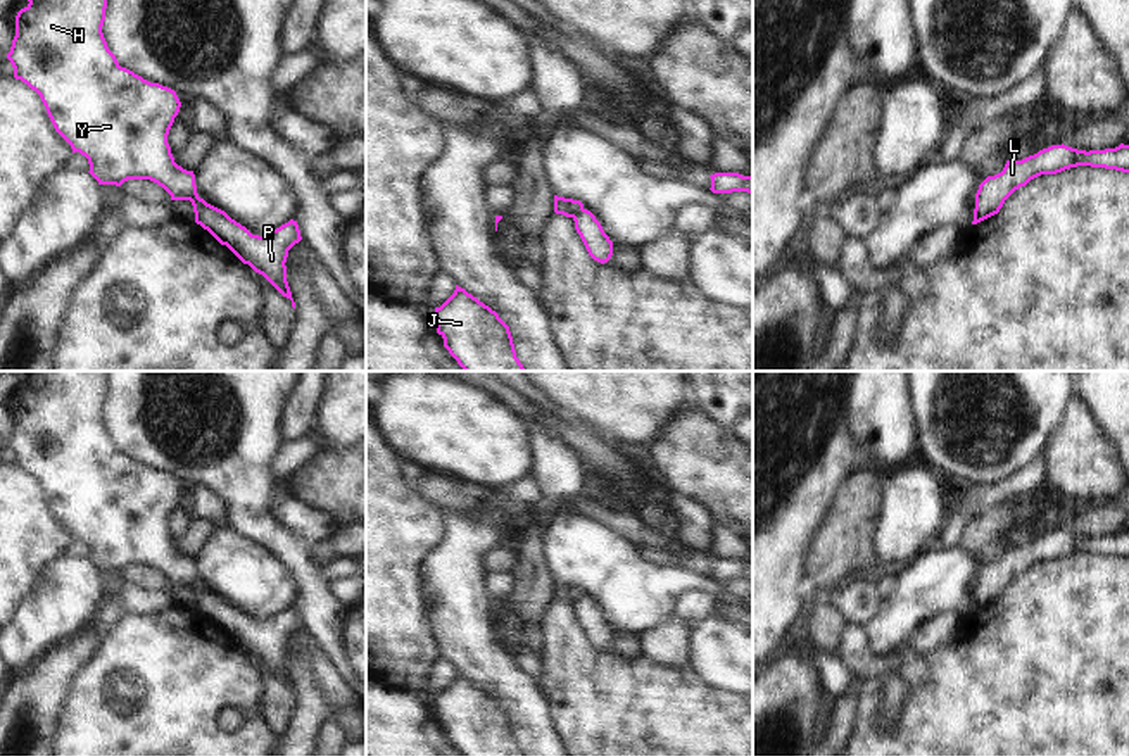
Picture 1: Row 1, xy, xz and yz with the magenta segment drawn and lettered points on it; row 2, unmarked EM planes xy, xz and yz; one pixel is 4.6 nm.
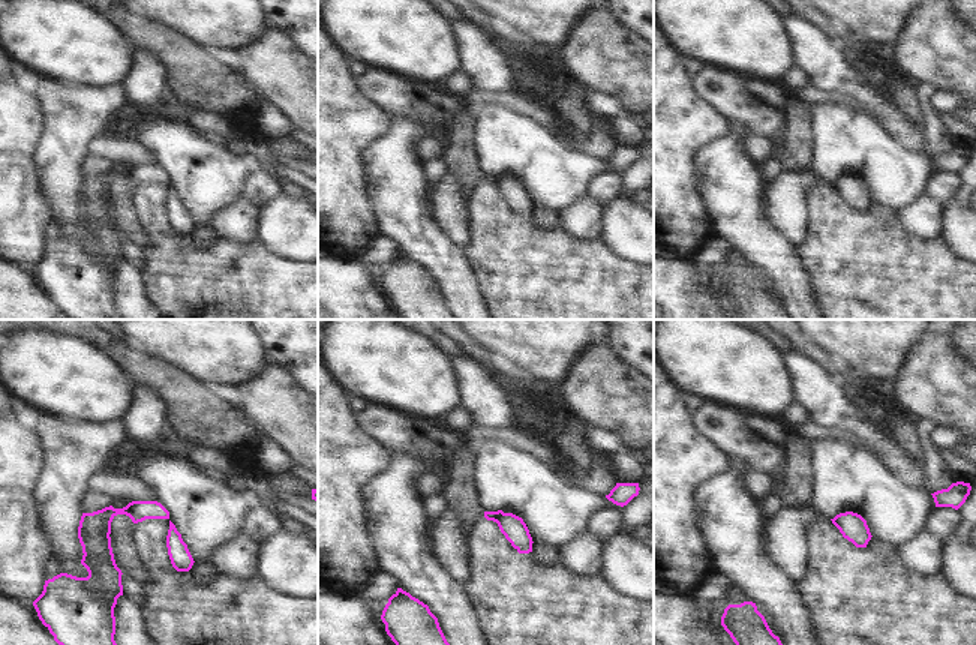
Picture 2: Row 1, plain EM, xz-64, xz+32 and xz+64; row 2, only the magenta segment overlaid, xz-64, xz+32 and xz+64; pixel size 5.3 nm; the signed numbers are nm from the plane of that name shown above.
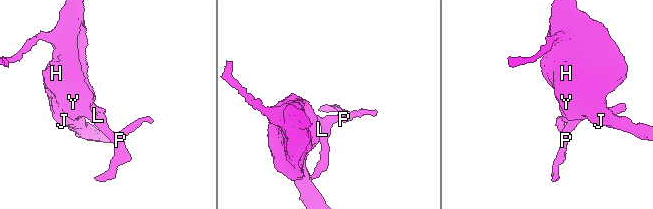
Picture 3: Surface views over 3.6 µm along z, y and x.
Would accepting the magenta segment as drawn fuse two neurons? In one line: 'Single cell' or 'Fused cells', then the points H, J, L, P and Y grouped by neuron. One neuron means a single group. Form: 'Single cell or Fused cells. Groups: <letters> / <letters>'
Fused cells. Groups: H J Y / L P.

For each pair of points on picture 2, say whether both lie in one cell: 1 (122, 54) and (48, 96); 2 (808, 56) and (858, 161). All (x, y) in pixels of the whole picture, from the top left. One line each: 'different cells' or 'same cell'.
1: different cells
2: different cells

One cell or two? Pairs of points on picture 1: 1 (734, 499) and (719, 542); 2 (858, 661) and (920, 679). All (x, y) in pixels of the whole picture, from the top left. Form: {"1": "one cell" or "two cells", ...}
{"1": "two cells", "2": "one cell"}

